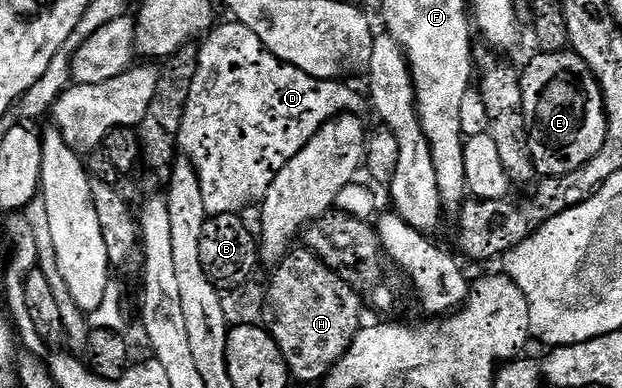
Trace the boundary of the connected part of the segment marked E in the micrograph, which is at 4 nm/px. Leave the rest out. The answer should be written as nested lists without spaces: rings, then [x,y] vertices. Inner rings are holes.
[[[572,50],[558,53],[539,51],[520,72],[522,82],[522,113],[528,130],[528,150],[532,150],[532,162],[539,177],[563,176],[580,166],[584,166],[604,146],[606,137],[606,103],[602,101],[602,91],[598,80],[588,70],[584,58]]]

